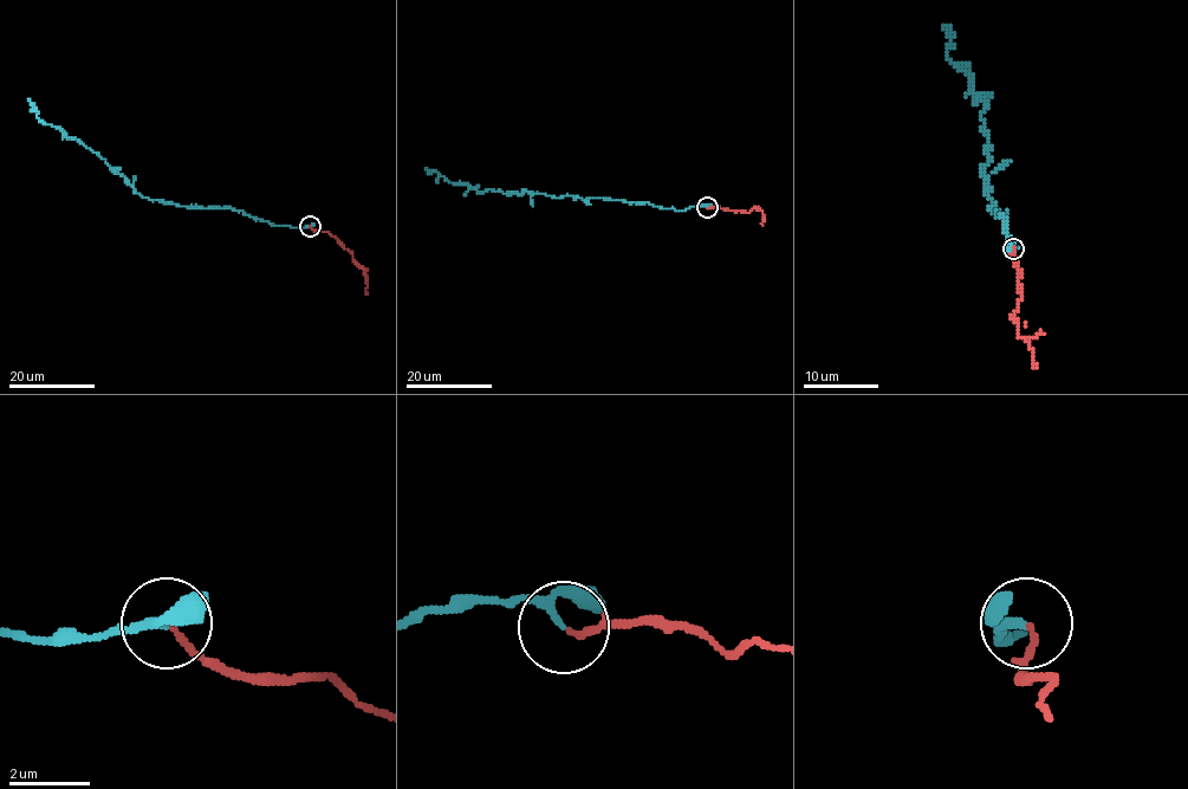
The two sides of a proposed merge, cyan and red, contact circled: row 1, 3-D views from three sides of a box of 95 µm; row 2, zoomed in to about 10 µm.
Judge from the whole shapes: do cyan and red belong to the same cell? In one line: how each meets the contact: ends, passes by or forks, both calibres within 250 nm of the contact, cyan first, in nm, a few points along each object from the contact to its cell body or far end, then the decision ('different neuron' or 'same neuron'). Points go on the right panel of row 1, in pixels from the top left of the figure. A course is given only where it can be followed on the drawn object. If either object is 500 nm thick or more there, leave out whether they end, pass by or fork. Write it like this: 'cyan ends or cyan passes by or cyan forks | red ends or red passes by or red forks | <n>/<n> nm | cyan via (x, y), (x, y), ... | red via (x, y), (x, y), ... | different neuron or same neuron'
cyan passes by | red ends | 150/140 nm | cyan via (1013, 249), (987, 198), (987, 103), (946, 56), (950, 39), (942, 26) | red via (1013, 249), (1011, 258), (1017, 259), (1020, 291), (1013, 319), (1019, 335), (1030, 344), (1036, 367) | same neuron

